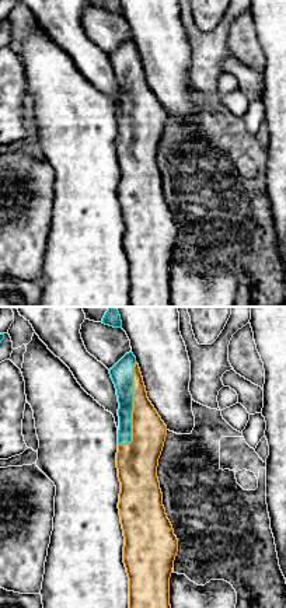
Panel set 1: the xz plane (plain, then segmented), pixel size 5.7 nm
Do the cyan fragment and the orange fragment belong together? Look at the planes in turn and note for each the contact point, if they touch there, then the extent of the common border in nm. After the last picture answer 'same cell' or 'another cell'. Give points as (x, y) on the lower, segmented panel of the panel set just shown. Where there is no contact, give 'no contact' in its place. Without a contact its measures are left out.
meets cyan at (132, 408); contact 480 nm long

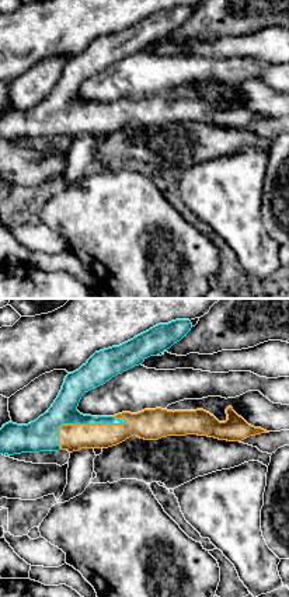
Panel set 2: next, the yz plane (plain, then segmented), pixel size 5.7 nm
meets cyan at (82, 423); contact 420 nm long

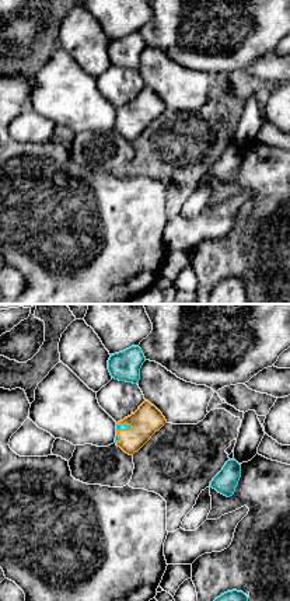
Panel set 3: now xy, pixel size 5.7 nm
meets cyan at (125, 425); contact 100 nm long

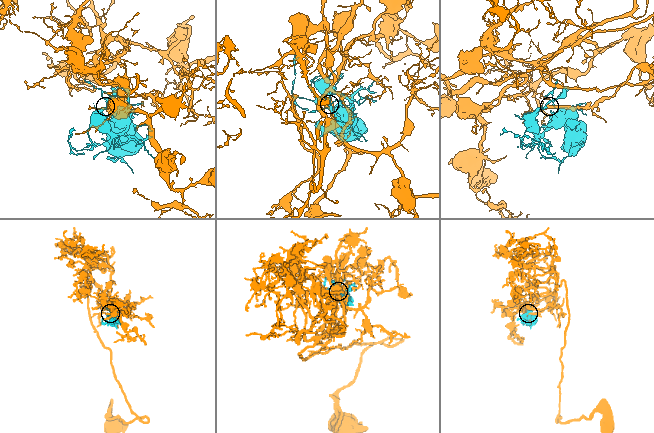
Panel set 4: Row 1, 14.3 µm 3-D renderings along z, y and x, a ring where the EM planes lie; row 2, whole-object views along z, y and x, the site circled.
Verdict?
same cell

